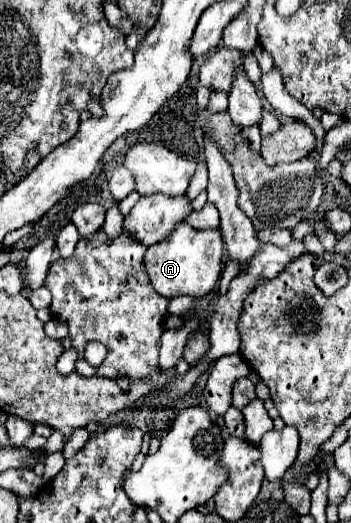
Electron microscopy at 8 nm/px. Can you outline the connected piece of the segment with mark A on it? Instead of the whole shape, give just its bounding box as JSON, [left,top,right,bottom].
[144,223,224,299]

